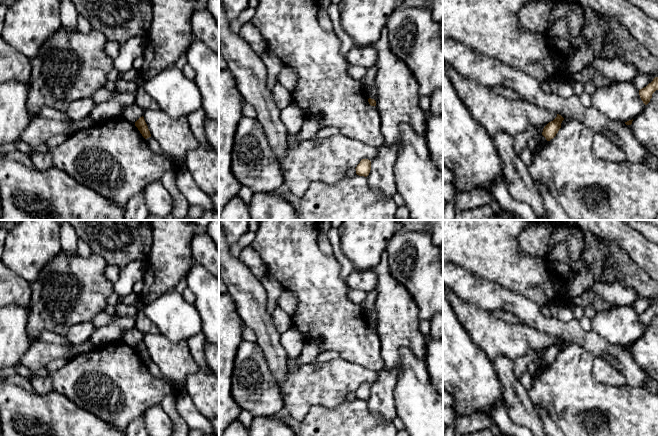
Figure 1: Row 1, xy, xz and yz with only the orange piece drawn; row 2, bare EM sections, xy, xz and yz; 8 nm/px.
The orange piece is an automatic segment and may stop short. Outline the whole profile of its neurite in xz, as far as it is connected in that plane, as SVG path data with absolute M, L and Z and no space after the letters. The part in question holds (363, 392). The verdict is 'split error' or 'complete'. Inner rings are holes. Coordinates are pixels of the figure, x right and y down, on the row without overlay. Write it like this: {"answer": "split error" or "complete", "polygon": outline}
{"answer": "complete", "polygon": "M362 383L355 393L357 399L367 401L371 394L371 385Z"}

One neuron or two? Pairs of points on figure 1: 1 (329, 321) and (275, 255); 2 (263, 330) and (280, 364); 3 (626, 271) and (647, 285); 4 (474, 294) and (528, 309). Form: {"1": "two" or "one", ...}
{"1": "one", "2": "one", "3": "one", "4": "one"}

